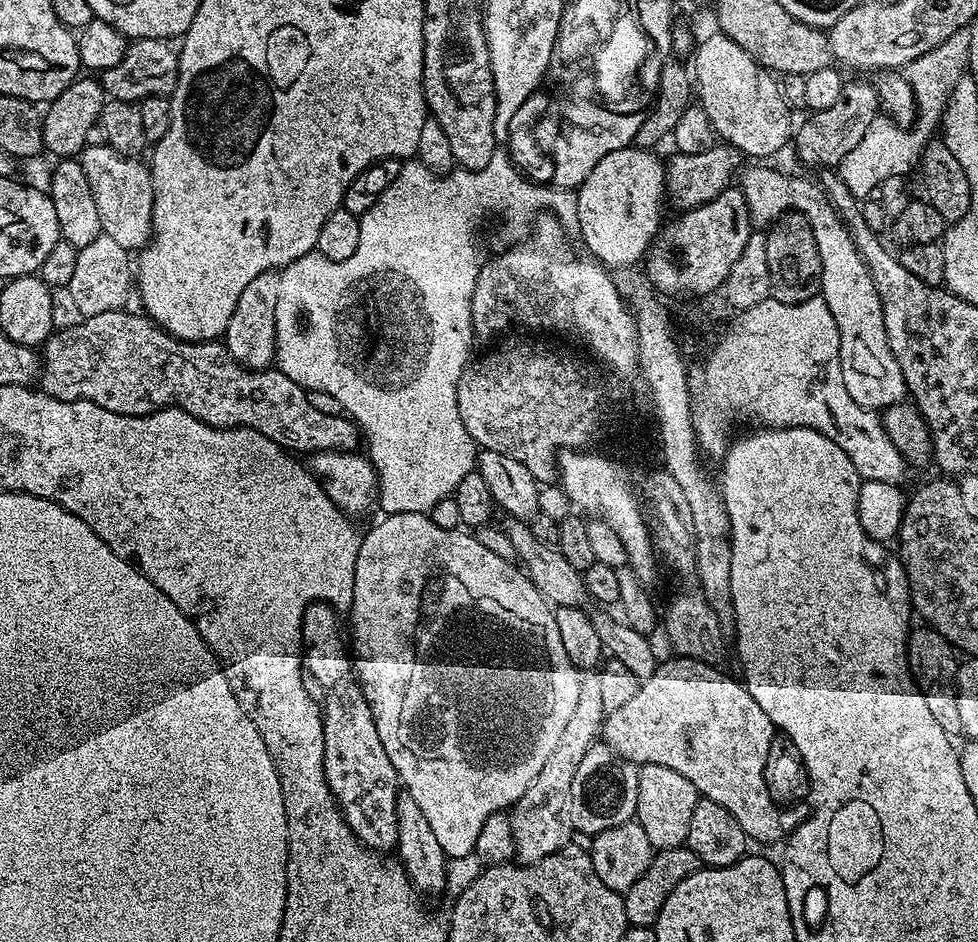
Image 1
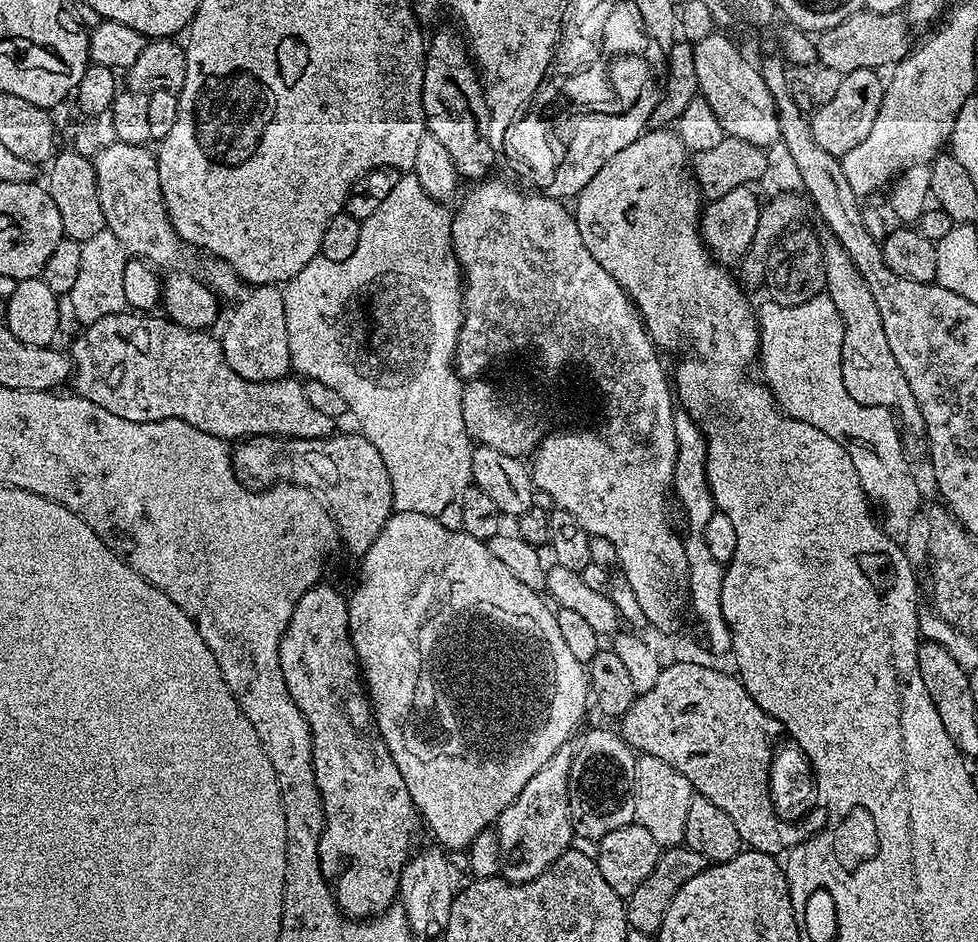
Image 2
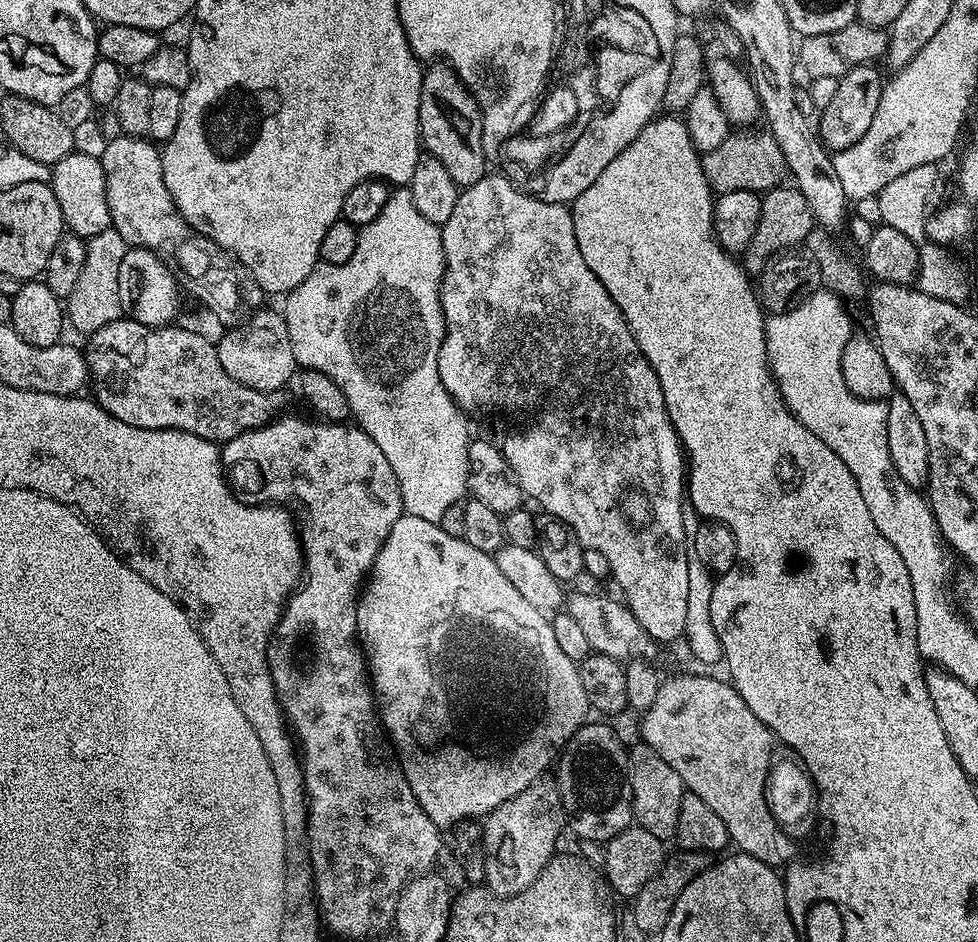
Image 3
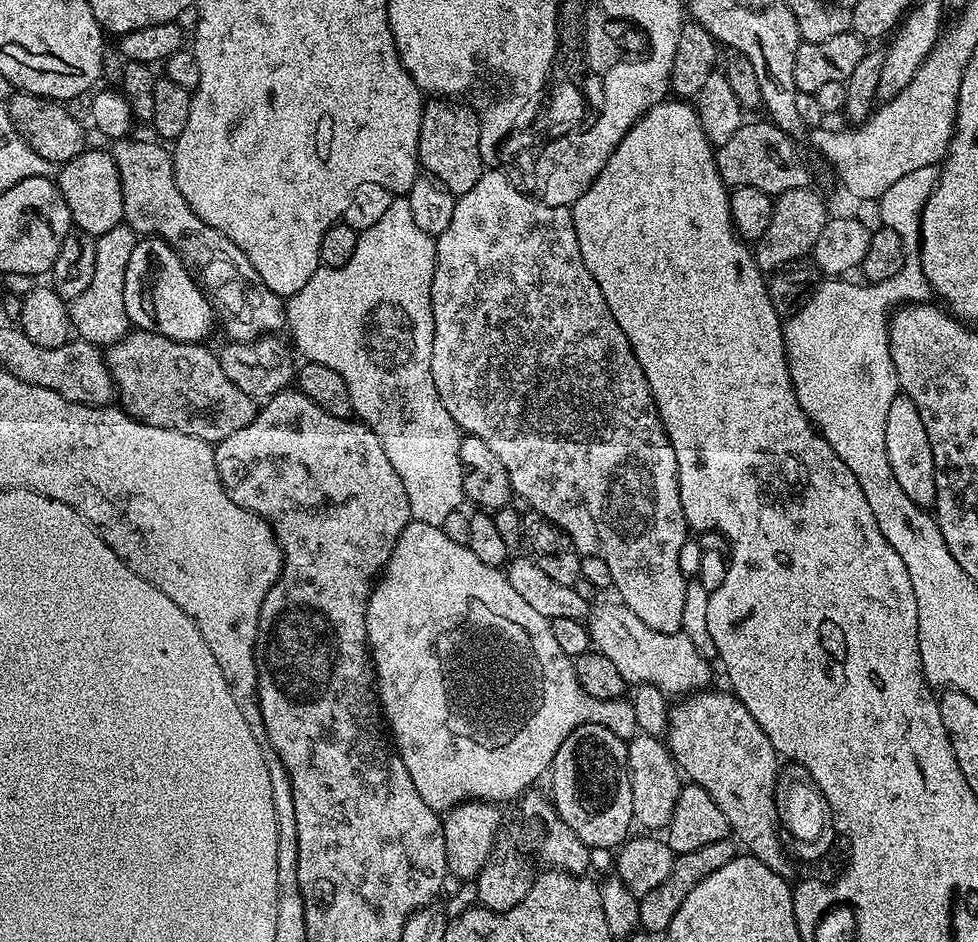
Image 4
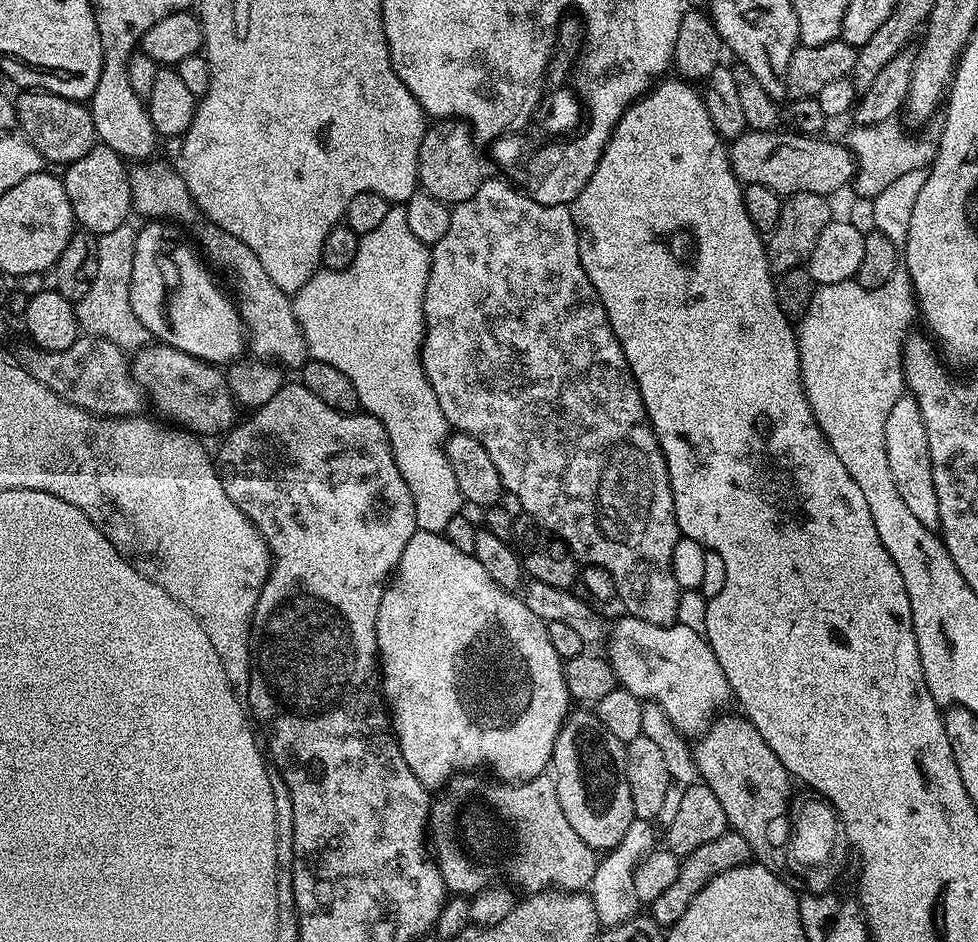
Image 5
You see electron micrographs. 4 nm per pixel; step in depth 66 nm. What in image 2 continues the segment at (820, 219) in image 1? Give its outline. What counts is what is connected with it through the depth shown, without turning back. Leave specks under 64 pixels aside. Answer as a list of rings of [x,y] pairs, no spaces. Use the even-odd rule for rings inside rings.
[[[835,240],[827,241],[823,245],[823,251],[824,290],[834,302],[844,326],[840,365],[846,392],[859,405],[882,405],[893,408],[906,433],[907,451],[913,457],[914,455],[923,457],[928,446],[928,438],[924,434],[922,414],[918,410],[918,402],[915,401],[910,386],[907,385],[906,376],[899,369],[898,362],[895,361],[894,354],[891,353],[889,343],[886,341],[882,316],[878,306],[874,304],[870,288],[840,243]]]

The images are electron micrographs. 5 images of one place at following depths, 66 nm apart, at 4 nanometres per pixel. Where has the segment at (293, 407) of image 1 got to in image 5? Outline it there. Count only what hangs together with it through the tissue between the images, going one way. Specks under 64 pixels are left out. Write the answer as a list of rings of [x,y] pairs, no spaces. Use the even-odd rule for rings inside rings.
[[[152,342],[147,347],[141,348],[131,357],[132,377],[139,382],[144,389],[147,399],[152,400],[173,420],[173,425],[187,430],[192,434],[204,436],[216,436],[227,433],[237,423],[238,405],[231,390],[228,389],[228,377],[215,364],[202,362],[202,358],[194,358],[194,354],[186,354],[182,350],[172,348],[169,344]]]

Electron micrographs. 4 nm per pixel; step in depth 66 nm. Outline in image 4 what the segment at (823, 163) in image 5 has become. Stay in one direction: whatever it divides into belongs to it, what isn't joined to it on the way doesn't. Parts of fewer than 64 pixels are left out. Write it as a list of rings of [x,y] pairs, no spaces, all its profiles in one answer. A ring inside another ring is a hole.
[[[745,122],[727,142],[715,149],[716,169],[729,189],[754,186],[773,198],[786,190],[809,187],[808,164],[800,153],[797,141],[787,136],[776,124]]]

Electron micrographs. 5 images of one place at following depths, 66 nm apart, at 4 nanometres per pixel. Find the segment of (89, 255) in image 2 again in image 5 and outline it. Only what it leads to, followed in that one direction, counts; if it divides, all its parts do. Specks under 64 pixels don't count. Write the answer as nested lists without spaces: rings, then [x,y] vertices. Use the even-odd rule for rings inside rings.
[[[129,223],[98,238],[98,275],[89,293],[75,305],[76,320],[88,336],[106,338],[130,352],[139,351],[151,343],[149,331],[132,311],[137,229]]]

